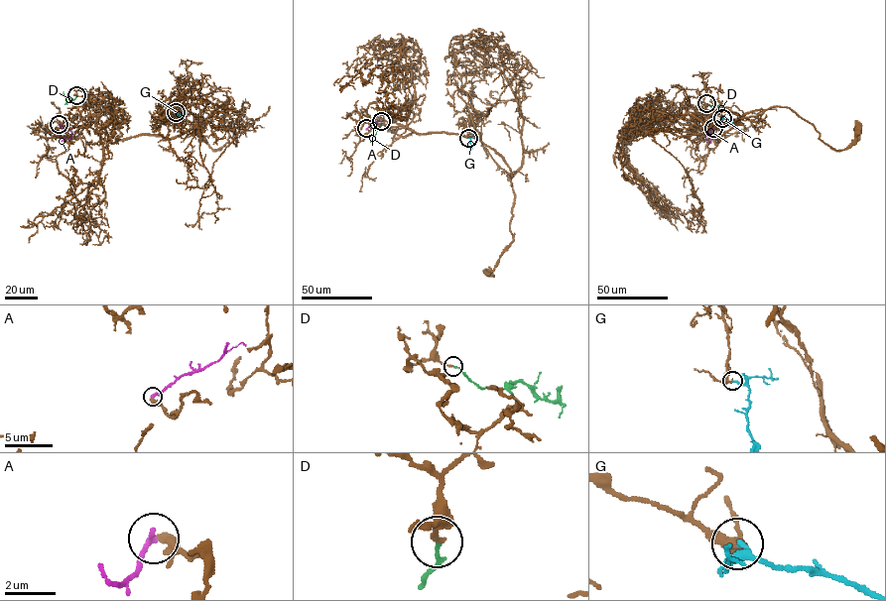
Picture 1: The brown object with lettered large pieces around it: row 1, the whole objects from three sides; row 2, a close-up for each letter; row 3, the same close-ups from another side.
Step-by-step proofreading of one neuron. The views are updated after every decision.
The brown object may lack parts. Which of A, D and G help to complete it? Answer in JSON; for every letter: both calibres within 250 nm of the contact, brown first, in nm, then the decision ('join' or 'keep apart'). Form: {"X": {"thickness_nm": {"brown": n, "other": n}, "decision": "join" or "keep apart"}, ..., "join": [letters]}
{"A": {"thickness_nm": {"brown": 380, "other": 220}, "decision": "keep apart"}, "D": {"thickness_nm": {"brown": 160, "other": 140}, "decision": "keep apart"}, "G": {"thickness_nm": {"brown": 320, "other": 180}, "decision": "keep apart"}, "join": []}

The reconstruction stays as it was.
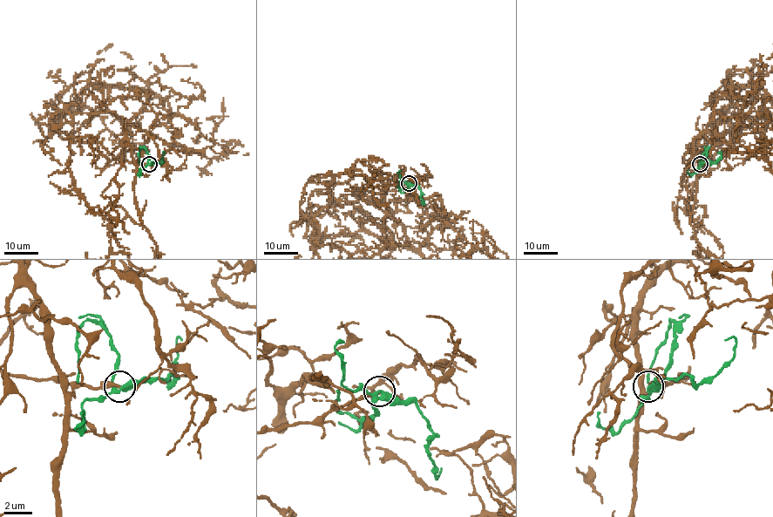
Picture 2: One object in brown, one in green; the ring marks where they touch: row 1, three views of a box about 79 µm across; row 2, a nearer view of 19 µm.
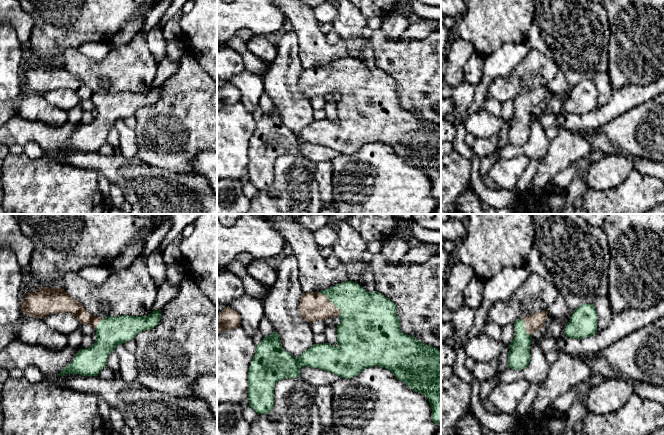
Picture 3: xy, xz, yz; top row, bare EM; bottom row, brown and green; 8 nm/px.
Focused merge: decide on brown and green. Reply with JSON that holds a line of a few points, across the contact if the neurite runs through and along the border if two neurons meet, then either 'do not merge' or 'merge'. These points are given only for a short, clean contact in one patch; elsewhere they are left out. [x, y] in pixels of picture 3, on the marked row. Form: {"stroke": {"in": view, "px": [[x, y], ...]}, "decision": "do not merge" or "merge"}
{"stroke": {"in": "xz", "px": [[313, 306], [330, 302], [350, 302], [360, 310]]}, "decision": "merge"}

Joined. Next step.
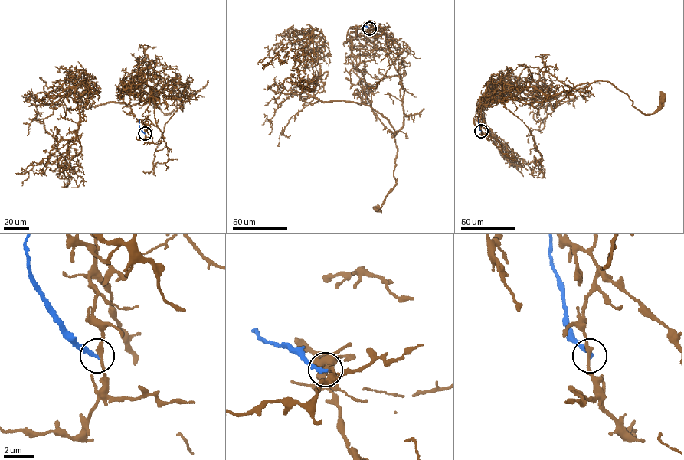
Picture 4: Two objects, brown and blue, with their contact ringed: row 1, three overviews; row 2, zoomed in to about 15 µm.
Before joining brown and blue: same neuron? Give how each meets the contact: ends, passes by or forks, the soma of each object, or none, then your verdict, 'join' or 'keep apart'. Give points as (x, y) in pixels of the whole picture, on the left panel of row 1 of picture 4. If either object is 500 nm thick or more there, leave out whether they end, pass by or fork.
brown passes by; blue ends there; cell body of brown at (155, 96); no cell body on blue; keep apart

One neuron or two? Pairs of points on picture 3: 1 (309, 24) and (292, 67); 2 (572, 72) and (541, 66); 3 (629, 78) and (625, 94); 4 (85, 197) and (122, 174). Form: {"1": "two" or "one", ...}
{"1": "two", "2": "two", "3": "two", "4": "two"}

